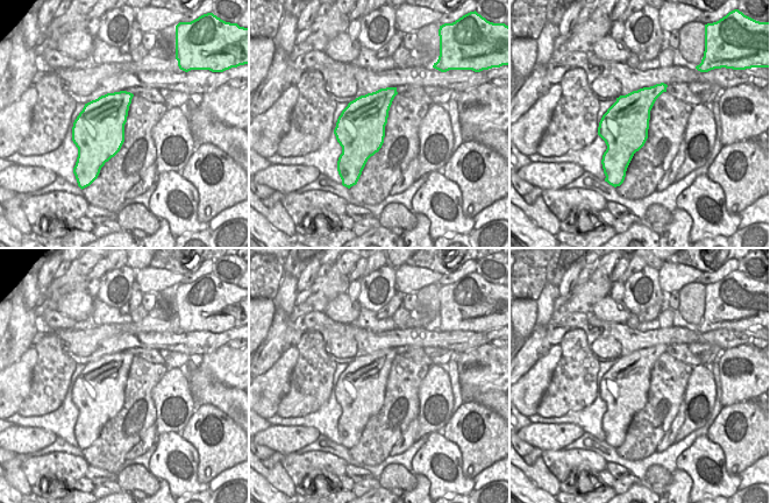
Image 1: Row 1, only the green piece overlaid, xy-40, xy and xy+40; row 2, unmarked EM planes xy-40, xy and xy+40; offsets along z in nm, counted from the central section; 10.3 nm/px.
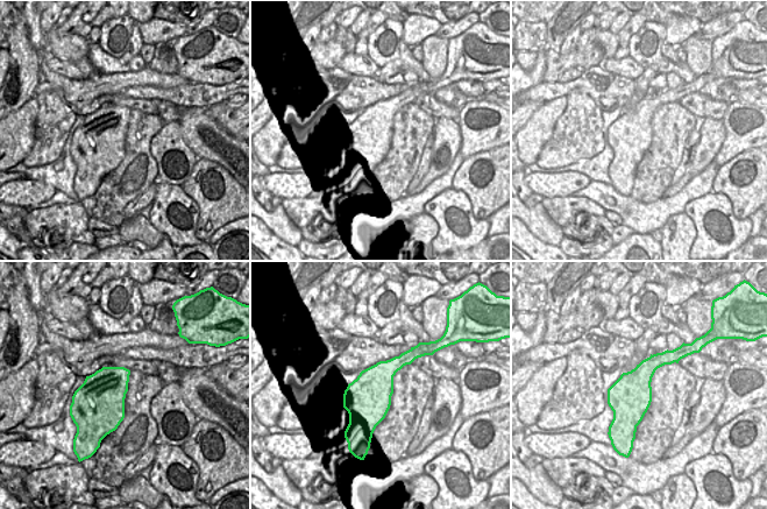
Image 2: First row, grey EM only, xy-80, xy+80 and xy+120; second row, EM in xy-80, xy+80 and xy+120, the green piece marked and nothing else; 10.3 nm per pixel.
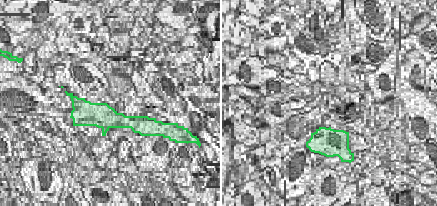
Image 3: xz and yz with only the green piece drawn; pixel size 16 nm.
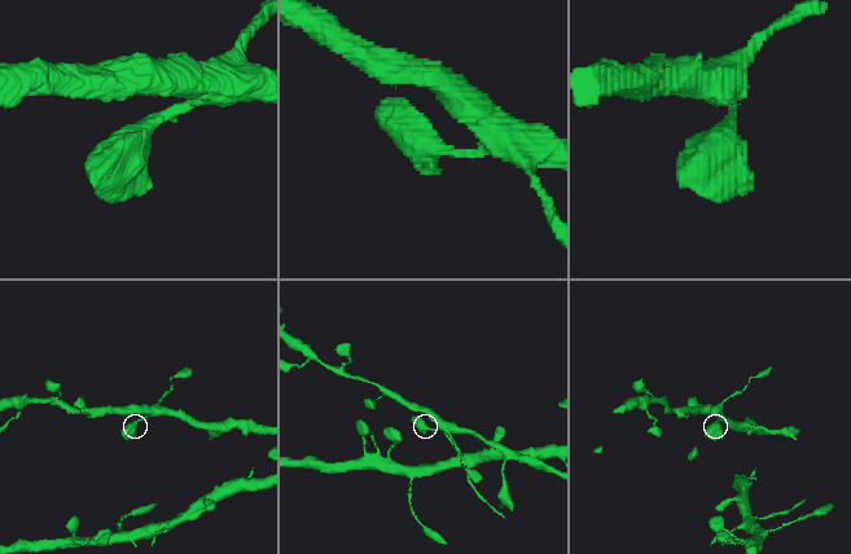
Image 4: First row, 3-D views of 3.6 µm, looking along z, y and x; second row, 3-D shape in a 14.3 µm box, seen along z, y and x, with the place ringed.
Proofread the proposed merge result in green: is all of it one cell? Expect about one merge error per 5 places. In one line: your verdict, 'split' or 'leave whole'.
leave whole

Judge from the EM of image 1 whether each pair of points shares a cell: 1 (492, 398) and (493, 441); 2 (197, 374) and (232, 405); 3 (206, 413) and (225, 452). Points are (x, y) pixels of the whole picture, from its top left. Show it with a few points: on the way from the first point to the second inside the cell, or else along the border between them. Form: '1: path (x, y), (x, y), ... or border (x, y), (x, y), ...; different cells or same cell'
1: border (472, 399), (497, 413); different cells
2: path (205, 382), (218, 395), (223, 397); same cell
3: path (194, 424), (201, 440), (206, 445), (212, 446); same cell

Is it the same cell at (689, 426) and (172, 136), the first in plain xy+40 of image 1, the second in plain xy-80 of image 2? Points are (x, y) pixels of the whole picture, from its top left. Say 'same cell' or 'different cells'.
same cell

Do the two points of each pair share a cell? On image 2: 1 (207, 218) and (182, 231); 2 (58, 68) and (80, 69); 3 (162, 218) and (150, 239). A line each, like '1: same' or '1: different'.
1: different
2: same
3: different

